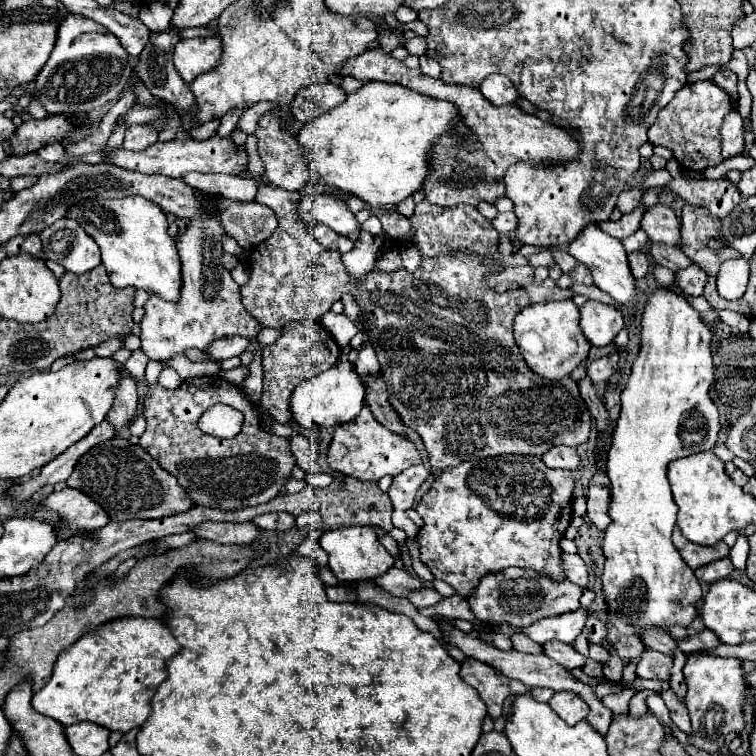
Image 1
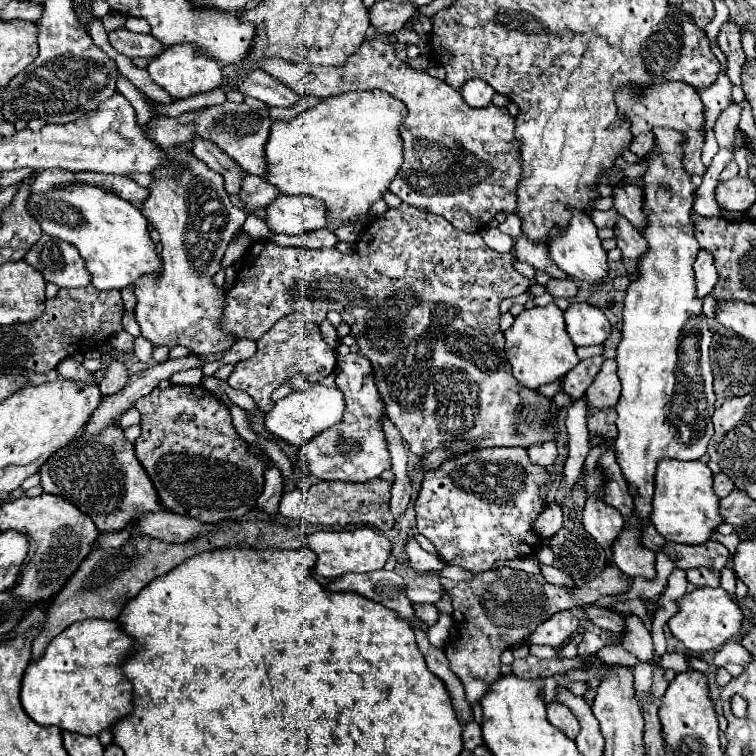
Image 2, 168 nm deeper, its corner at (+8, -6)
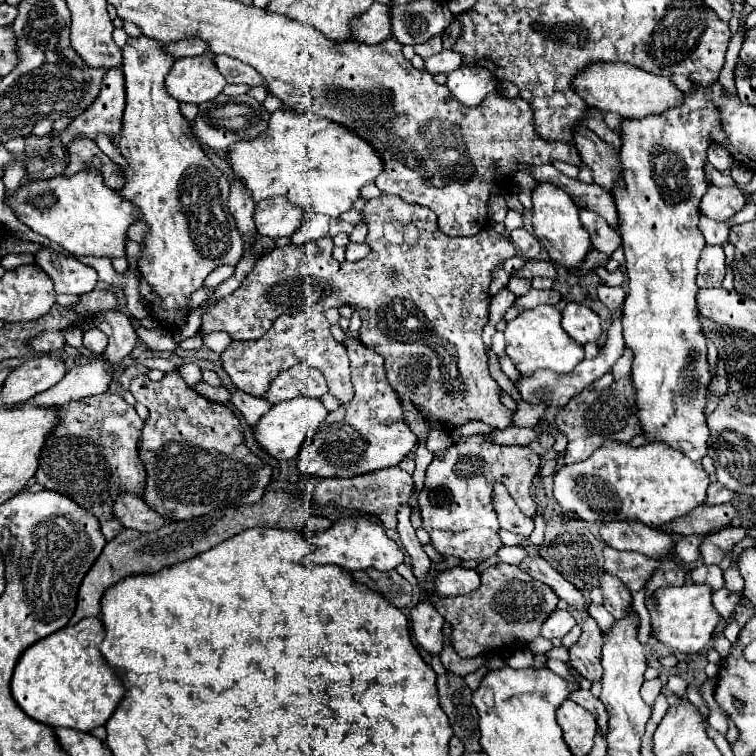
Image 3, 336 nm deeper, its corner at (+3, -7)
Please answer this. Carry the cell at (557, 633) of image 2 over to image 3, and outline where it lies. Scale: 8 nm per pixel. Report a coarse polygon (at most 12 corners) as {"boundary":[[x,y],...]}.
{"boundary":[[553,610],[541,626],[541,636],[563,638],[575,626],[567,610]]}

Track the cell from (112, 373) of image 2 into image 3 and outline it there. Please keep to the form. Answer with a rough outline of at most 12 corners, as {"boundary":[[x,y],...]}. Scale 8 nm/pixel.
{"boundary":[[123,312],[93,318],[107,334],[105,358],[119,364],[131,354],[137,334]]}

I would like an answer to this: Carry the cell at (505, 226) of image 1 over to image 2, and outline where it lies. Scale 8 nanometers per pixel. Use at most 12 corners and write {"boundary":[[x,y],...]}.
{"boundary":[[508,215],[498,227],[510,237],[520,237],[520,221]]}

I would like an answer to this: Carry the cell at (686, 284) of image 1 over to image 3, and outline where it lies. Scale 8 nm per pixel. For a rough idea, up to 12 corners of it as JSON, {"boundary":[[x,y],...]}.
{"boundary":[[707,246],[697,262],[699,288],[721,286],[725,254]]}

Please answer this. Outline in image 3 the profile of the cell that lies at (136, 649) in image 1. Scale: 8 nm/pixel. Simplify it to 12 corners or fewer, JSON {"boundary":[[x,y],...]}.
{"boundary":[[83,618],[19,656],[11,694],[51,728],[91,732],[125,688]]}

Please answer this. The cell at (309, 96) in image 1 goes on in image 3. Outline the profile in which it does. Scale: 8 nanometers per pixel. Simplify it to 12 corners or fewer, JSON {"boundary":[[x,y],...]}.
{"boundary":[[233,56],[213,62],[229,84],[263,84],[261,74]]}

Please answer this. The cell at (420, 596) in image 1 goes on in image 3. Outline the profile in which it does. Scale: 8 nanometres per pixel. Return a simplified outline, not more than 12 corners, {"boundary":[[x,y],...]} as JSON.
{"boundary":[[425,602],[411,610],[413,640],[431,656],[443,650],[443,618]]}

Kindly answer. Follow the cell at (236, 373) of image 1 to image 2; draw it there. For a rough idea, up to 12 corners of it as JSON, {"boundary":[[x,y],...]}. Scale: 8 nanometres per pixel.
{"boundary":[[292,313],[236,363],[232,389],[262,413],[294,375],[314,383],[336,367],[320,327]]}

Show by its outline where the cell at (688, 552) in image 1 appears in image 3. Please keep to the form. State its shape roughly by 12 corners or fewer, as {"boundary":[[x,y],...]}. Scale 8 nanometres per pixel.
{"boundary":[[725,526],[701,544],[705,564],[721,564],[747,536],[743,526]]}

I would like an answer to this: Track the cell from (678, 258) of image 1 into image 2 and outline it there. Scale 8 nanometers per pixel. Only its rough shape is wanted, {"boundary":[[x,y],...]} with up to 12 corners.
{"boundary":[[624,217],[614,233],[624,259],[648,253],[646,239]]}

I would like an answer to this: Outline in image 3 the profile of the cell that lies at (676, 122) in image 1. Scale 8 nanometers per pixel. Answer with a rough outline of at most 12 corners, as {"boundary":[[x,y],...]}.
{"boundary":[[595,62],[573,90],[623,118],[677,106],[683,92],[623,62]]}

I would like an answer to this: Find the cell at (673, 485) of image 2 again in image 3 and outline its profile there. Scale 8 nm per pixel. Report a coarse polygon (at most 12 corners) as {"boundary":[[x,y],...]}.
{"boundary":[[605,442],[553,474],[561,510],[659,528],[705,504],[701,462]]}

